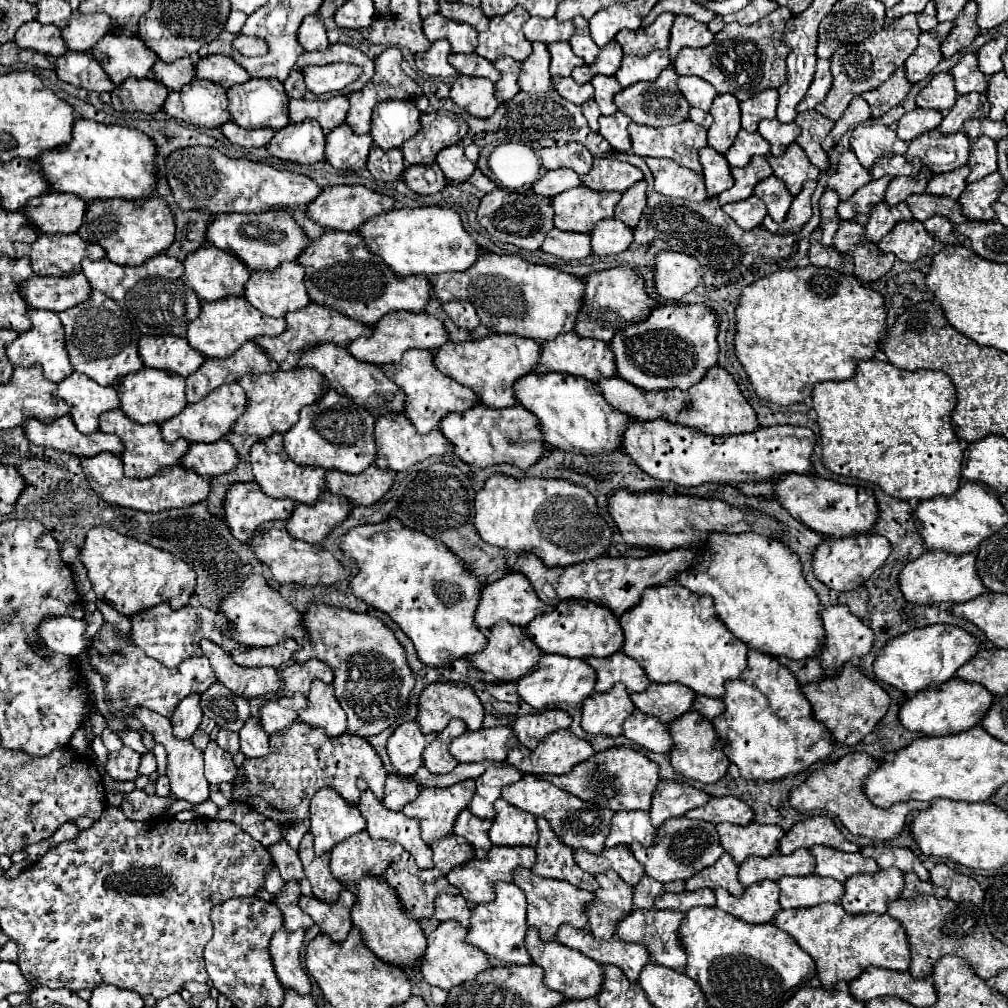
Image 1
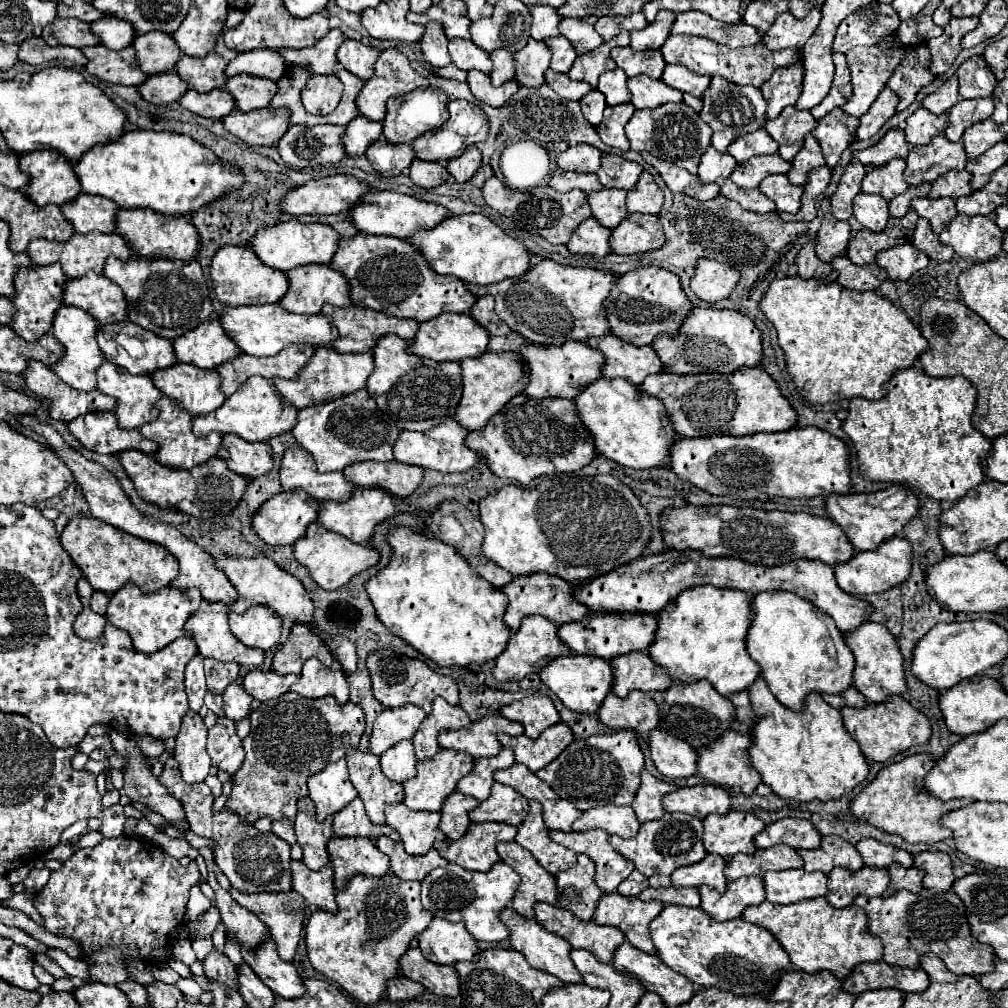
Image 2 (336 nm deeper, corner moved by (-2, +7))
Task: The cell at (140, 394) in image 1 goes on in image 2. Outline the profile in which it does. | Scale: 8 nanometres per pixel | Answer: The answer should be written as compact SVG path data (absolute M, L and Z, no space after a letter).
M174 364L152 374L154 384L170 398L178 400L192 416L210 414L218 410L226 396L220 392L220 374L216 370L202 370L192 364Z

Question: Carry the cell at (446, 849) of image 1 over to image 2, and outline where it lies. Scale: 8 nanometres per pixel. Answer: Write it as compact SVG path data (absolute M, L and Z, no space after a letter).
M404 804L386 806L386 824L398 830L408 854L424 854L436 840L446 840L438 830L440 812L414 812Z

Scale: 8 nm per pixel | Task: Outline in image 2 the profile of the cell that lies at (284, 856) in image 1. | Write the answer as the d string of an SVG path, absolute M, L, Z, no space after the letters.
M284 818L284 820L274 820L274 822L272 822L272 832L274 832L276 836L280 836L282 840L286 840L288 844L296 844L292 820L288 820L288 818Z

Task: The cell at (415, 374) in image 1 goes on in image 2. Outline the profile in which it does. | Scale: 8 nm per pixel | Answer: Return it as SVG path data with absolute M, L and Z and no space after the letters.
M486 352L480 358L466 358L460 362L464 378L464 394L456 410L456 420L468 430L482 430L488 420L498 414L516 394L522 394L528 384L526 366L518 352Z

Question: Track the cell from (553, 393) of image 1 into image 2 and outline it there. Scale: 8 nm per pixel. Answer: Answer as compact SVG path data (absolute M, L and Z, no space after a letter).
M600 378L576 398L576 406L582 424L586 424L594 436L598 454L634 470L666 466L664 460L670 458L670 448L678 434L672 434L666 408L658 398L640 392L638 386L632 386L632 382L624 378Z

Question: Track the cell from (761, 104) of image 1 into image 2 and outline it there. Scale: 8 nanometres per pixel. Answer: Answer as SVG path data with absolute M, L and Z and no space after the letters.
M798 60L796 64L776 68L770 80L762 84L764 100L768 102L766 118L776 118L786 106L794 106L800 92L802 92L802 80L804 80L804 64Z

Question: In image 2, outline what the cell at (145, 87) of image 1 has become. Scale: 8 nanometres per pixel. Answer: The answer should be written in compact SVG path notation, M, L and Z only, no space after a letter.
M164 72L150 76L138 86L138 90L150 104L170 104L180 100L180 96L188 90L188 84L176 72Z

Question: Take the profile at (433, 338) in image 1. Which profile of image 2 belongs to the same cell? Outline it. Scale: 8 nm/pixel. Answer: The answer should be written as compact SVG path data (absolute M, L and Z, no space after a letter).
M440 314L438 318L432 318L428 322L420 324L420 330L416 338L412 340L410 348L414 354L420 354L424 358L432 358L436 362L450 360L450 362L462 362L464 358L476 358L486 352L490 334L484 330L484 326L476 324L476 320L470 314Z

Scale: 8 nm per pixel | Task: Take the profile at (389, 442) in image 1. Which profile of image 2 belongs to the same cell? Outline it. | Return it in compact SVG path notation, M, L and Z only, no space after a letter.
M444 420L428 432L404 430L394 446L394 458L404 464L416 464L422 468L438 470L438 472L466 472L480 460L480 456L476 452L472 452L464 446L466 436L468 436L468 430L464 426L460 426L456 420Z

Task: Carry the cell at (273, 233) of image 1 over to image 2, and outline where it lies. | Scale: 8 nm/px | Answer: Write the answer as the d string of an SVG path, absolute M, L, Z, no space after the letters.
M290 218L288 222L280 222L280 226L272 226L272 230L260 230L260 234L256 234L256 238L252 240L250 248L270 268L288 272L292 268L306 266L306 264L328 266L338 250L338 242L340 242L340 234L334 228L326 224L310 224L310 222L300 222L296 218Z

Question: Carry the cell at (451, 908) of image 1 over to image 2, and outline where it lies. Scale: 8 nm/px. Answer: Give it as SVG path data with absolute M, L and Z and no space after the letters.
M394 872L382 876L356 874L336 894L338 912L316 910L306 924L306 948L312 966L340 984L354 1000L374 1004L382 998L388 978L398 972L398 958L410 940L426 930L432 914L420 904L420 882L406 882Z

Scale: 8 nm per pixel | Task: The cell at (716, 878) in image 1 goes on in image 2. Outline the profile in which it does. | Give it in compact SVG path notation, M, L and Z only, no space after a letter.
M706 854L706 858L700 864L692 864L692 866L682 866L680 870L676 870L670 878L672 878L672 886L680 888L680 886L712 886L718 892L726 890L726 876L724 876L724 868L726 868L726 860L718 854Z

